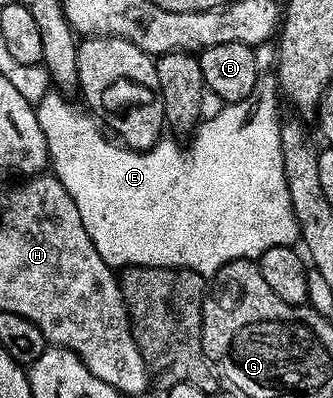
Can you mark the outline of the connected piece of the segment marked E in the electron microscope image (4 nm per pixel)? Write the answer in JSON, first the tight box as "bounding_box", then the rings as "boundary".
{"bounding_box":[35,89,298,273],"boundary":[[[50,89],[45,97],[35,104],[39,125],[43,129],[43,137],[47,137],[52,174],[56,175],[57,180],[63,185],[63,189],[67,189],[67,193],[71,193],[71,201],[75,201],[75,209],[79,209],[79,217],[83,217],[83,229],[87,229],[87,237],[91,237],[99,257],[103,257],[103,261],[108,267],[114,269],[126,267],[192,267],[205,273],[216,273],[220,267],[236,259],[257,261],[260,260],[262,253],[267,249],[293,247],[298,242],[297,218],[291,209],[291,197],[287,193],[287,181],[283,173],[283,153],[279,141],[281,125],[278,116],[268,115],[267,112],[261,111],[264,109],[265,103],[257,98],[256,94],[248,95],[243,101],[222,106],[220,108],[222,111],[215,112],[210,119],[208,116],[192,132],[191,138],[193,140],[190,141],[189,147],[181,148],[175,140],[162,137],[155,146],[146,151],[131,151],[128,147],[118,145],[116,142],[113,142],[114,144],[108,143],[97,132],[98,124],[80,106],[78,106],[79,108],[69,107],[68,101],[65,100],[68,98],[63,97],[62,92],[56,89]]]}

